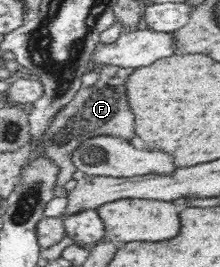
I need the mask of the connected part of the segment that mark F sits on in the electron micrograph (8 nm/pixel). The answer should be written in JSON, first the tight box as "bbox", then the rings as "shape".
{"bbox":[45,64,136,189],"shape":[[[105,64],[98,67],[99,82],[91,87],[80,89],[73,97],[71,103],[51,123],[51,131],[45,141],[45,153],[49,154],[61,168],[57,179],[57,189],[63,187],[67,181],[73,179],[73,173],[78,169],[73,163],[73,151],[85,141],[100,138],[103,135],[121,137],[123,139],[135,139],[135,112],[127,98],[128,80],[136,71],[134,67],[121,67],[117,64]]]}

